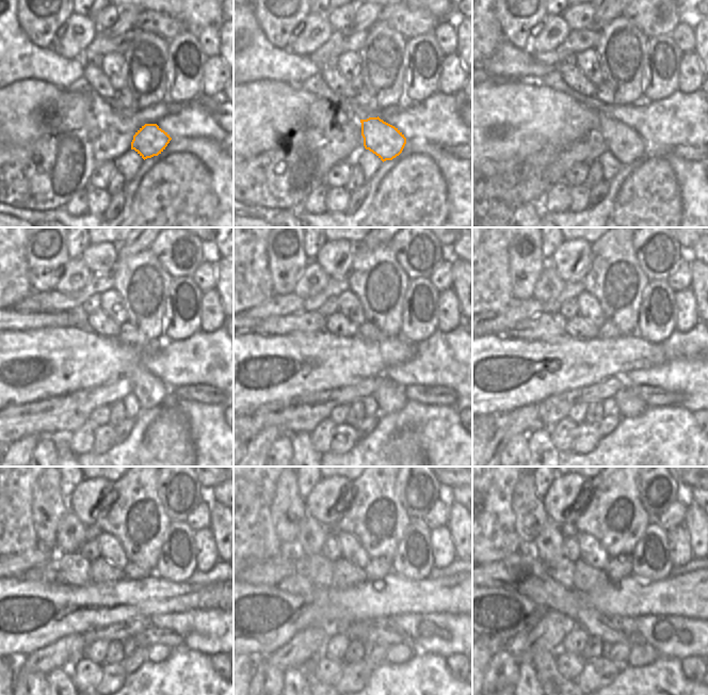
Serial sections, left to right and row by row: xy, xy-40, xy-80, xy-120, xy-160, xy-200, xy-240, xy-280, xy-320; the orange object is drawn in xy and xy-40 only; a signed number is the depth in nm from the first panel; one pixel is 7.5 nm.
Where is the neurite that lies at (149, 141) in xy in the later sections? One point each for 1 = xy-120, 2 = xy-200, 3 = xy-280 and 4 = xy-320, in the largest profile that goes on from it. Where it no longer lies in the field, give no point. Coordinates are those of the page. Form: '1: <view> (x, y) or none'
1: xy-120 (150, 391)
2: xy-200 (628, 406)
3: xy-280 (397, 653)
4: xy-320 (642, 653)

